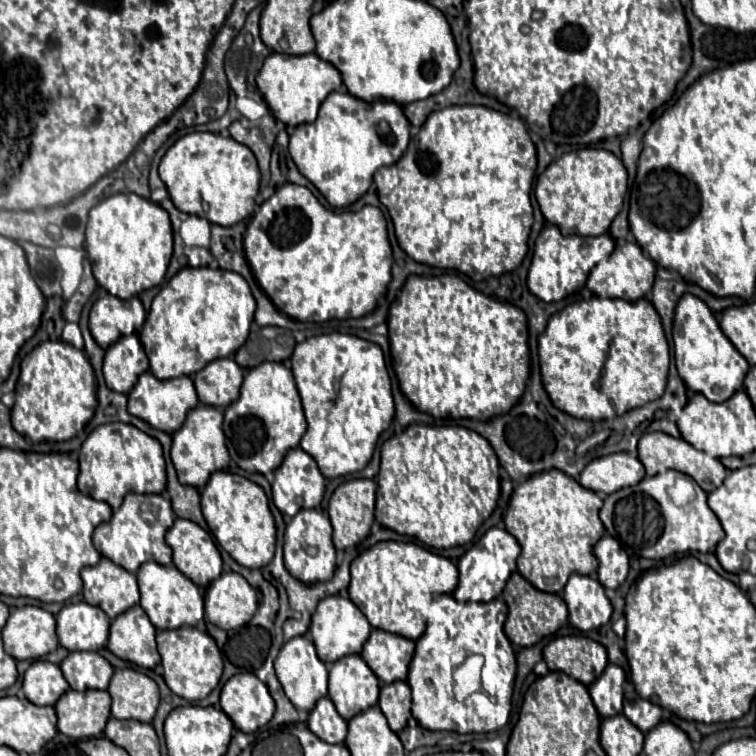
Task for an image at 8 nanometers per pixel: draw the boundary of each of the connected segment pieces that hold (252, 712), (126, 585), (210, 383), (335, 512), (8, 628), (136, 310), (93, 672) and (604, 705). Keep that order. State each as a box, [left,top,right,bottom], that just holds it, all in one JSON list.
[[220,672,274,734],[82,558,140,620],[194,358,243,408],[328,478,376,550],[2,606,58,660],[89,296,146,348],[60,652,114,690],[588,664,626,718]]

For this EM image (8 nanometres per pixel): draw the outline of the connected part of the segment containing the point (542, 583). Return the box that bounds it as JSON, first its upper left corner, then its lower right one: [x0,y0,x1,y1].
[504,470,604,594]

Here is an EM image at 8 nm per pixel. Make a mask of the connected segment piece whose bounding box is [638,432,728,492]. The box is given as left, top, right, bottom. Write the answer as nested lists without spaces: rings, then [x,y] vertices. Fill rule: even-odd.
[[[648,432],[638,440],[638,460],[646,468],[648,476],[654,476],[654,474],[664,472],[664,470],[678,470],[678,472],[692,476],[704,492],[716,490],[728,474],[728,470],[722,466],[722,462],[718,458],[712,458],[706,452],[696,450],[692,444],[688,444],[682,438],[674,438],[674,436],[662,434],[662,432]]]

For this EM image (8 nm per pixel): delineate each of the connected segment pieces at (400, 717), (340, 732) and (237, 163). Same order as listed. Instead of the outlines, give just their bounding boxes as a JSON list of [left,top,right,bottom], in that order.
[[378,682,412,734],[308,698,348,744],[160,132,260,226]]

